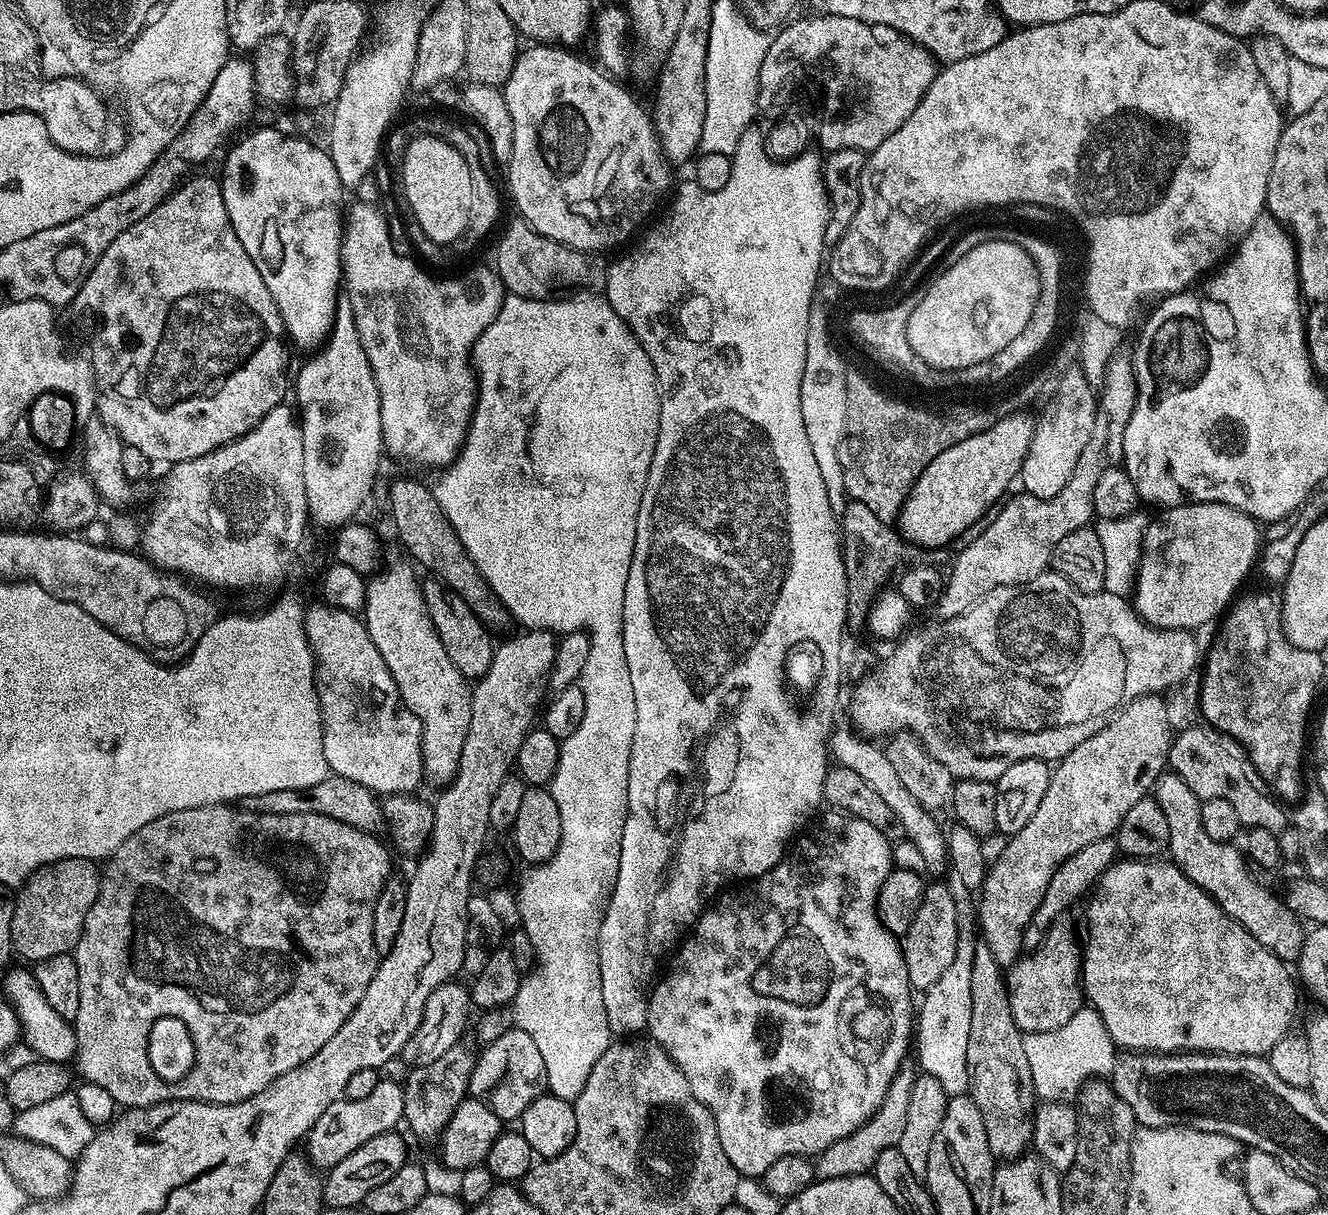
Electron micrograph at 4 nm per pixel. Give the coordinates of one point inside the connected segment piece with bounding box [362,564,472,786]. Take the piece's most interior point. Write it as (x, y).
(395, 614)

